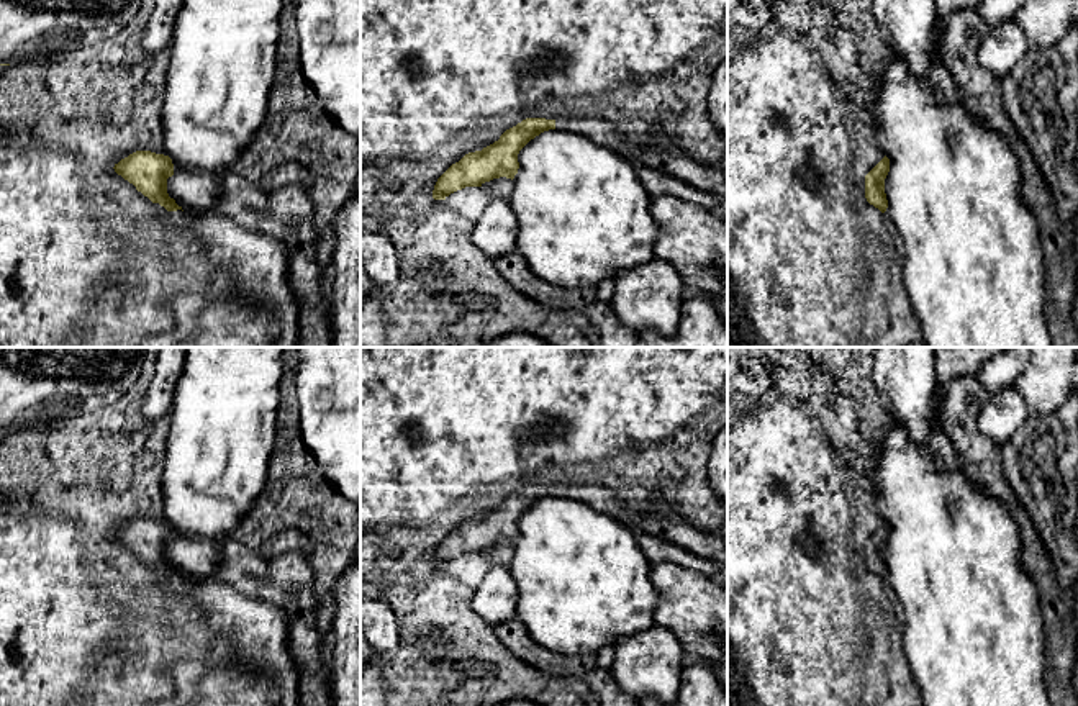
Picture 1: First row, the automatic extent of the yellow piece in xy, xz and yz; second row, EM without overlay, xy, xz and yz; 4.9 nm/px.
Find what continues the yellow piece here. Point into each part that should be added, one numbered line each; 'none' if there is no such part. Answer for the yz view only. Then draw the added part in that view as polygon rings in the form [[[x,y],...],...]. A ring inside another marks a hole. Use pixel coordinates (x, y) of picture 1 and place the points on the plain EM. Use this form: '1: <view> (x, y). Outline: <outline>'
none

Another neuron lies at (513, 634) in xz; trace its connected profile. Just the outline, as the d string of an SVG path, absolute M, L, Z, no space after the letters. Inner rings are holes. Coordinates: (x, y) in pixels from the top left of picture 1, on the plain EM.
M518 616L496 624L495 632L513 655L544 673L555 677L583 677L596 667L596 655L567 657L539 645Z

